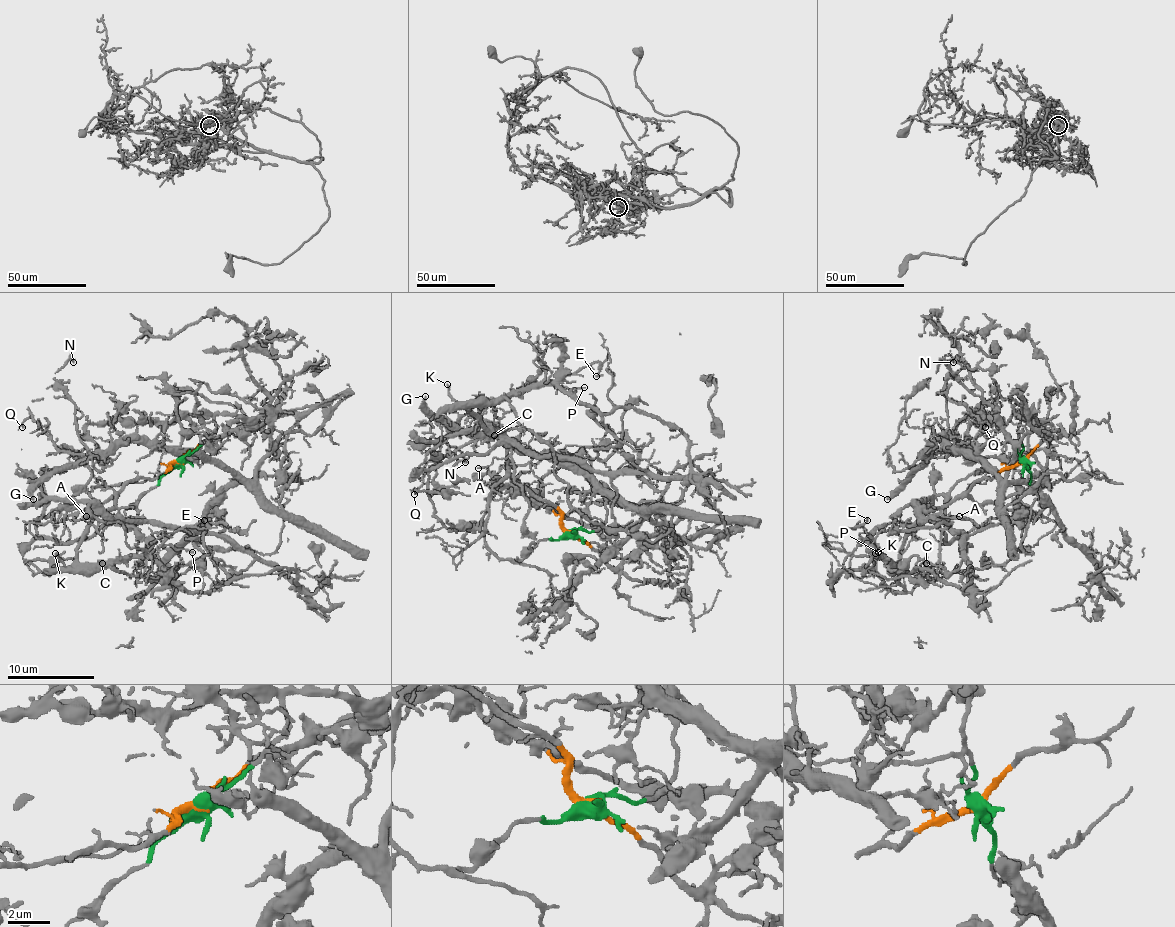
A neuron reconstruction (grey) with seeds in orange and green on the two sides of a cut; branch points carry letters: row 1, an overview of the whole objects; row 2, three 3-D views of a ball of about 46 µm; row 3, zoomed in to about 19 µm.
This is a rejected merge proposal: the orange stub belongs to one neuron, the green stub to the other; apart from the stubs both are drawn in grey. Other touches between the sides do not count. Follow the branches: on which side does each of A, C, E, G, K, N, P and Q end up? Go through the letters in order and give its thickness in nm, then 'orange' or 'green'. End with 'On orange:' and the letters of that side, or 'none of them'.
A: calibre 120 nm; orange
C: calibre 110 nm; orange
E: calibre 170 nm; orange
G: calibre 240 nm; green
K: calibre 110 nm; orange
N: calibre 140 nm; green
P: calibre 140 nm; orange
Q: calibre 150 nm; green
On orange: A, C, E, K, P

